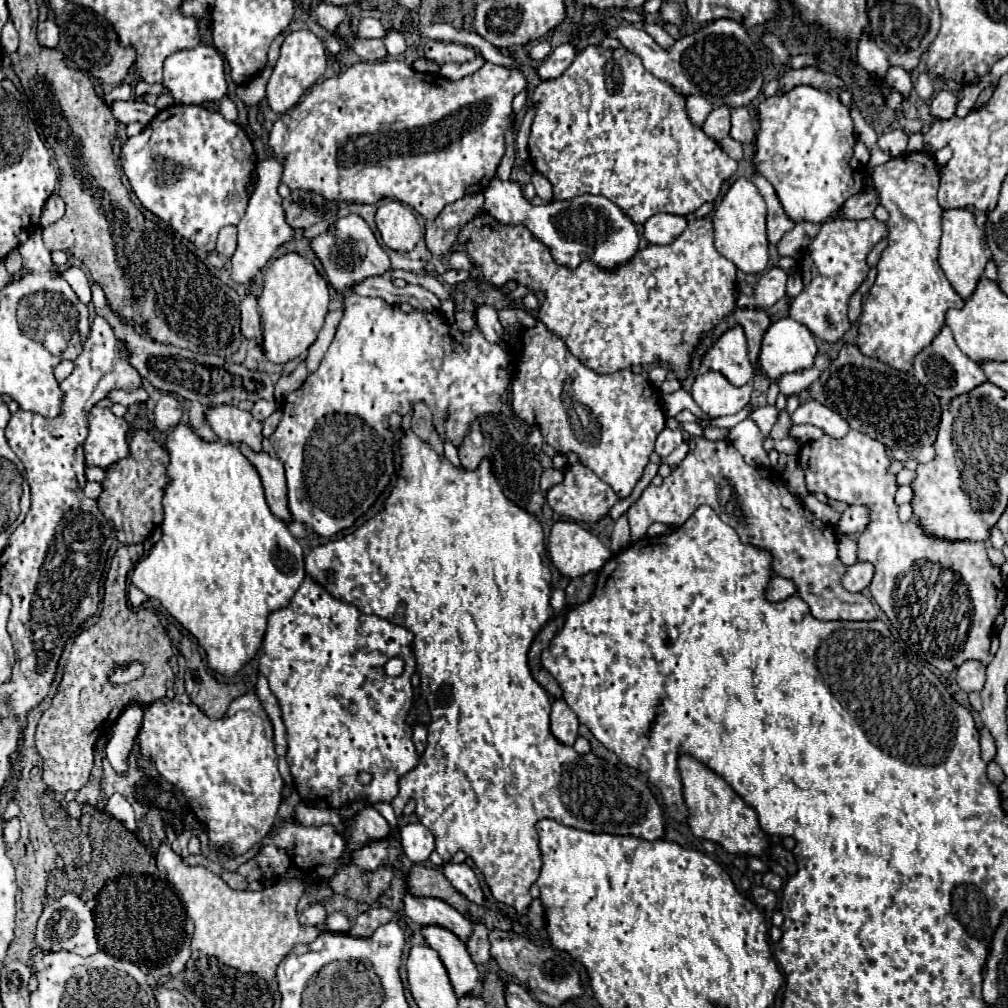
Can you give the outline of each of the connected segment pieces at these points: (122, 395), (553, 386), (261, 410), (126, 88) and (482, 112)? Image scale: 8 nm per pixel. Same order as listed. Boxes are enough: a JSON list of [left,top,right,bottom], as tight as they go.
[[108,388,148,406],[508,320,666,498],[250,400,278,422],[106,84,134,100],[270,60,526,220]]

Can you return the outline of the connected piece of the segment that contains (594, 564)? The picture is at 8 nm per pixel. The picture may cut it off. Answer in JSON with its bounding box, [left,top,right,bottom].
[548,522,612,578]

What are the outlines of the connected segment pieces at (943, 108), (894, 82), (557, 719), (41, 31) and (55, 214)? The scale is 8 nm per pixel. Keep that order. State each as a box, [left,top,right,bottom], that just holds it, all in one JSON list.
[[932,90,958,118],[886,66,912,96],[550,700,578,746],[36,20,58,48],[40,194,64,228]]

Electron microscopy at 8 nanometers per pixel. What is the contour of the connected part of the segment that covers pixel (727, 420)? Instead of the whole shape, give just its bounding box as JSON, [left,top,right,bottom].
[698,406,750,428]

